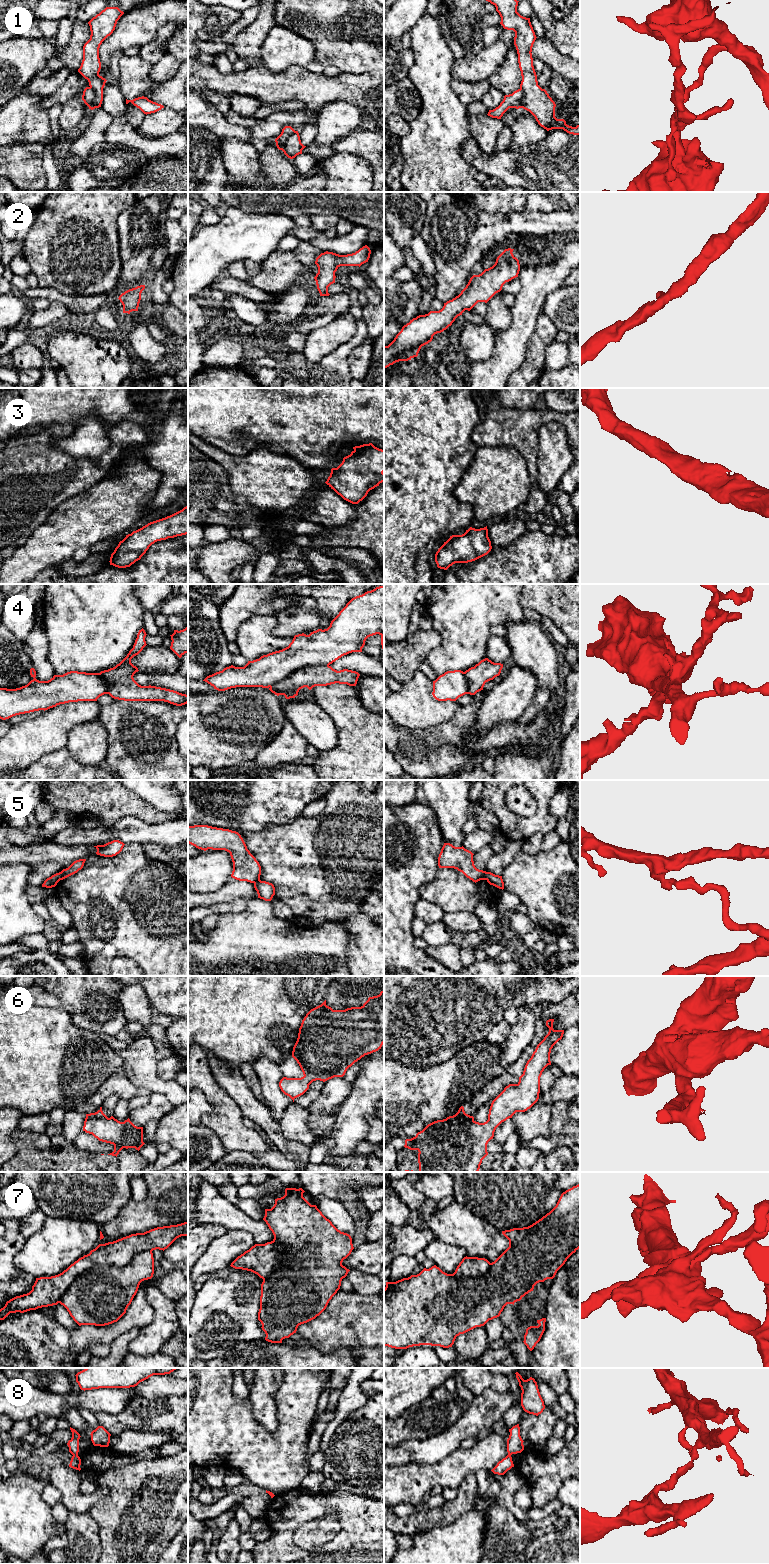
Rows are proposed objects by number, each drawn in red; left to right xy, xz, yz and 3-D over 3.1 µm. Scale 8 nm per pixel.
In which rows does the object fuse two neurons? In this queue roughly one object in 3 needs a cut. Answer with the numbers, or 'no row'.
1, 4, 5, 7, 8

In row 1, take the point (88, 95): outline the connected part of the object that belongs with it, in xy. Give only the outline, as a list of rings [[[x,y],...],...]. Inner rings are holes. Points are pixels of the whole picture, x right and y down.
[[[86,87],[83,91],[82,100],[88,107],[92,105],[94,97],[95,97],[94,90],[91,87]]]

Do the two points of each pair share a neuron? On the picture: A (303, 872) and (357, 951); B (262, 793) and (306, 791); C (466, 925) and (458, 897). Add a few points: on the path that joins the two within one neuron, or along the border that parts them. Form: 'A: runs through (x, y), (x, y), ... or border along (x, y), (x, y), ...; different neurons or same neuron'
A: runs through (323, 891), (359, 927), (359, 931); same neuron
B: runs through (273, 791), (295, 791); same neuron
C: border along (473, 911), (445, 912); different neurons

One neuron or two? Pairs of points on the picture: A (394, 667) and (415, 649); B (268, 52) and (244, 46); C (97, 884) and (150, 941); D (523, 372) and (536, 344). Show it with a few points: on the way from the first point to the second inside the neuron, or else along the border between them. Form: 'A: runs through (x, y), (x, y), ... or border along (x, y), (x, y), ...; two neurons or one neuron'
A: runs through (399, 662), (410, 653); one neuron
B: border along (270, 29), (260, 50), (263, 64); two neurons
C: runs through (111, 898), (138, 927); one neuron
D: runs through (530, 365), (535, 360), (536, 351); one neuron

